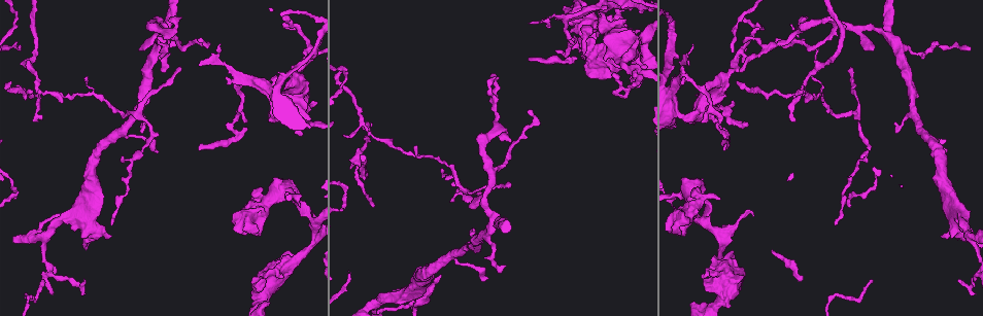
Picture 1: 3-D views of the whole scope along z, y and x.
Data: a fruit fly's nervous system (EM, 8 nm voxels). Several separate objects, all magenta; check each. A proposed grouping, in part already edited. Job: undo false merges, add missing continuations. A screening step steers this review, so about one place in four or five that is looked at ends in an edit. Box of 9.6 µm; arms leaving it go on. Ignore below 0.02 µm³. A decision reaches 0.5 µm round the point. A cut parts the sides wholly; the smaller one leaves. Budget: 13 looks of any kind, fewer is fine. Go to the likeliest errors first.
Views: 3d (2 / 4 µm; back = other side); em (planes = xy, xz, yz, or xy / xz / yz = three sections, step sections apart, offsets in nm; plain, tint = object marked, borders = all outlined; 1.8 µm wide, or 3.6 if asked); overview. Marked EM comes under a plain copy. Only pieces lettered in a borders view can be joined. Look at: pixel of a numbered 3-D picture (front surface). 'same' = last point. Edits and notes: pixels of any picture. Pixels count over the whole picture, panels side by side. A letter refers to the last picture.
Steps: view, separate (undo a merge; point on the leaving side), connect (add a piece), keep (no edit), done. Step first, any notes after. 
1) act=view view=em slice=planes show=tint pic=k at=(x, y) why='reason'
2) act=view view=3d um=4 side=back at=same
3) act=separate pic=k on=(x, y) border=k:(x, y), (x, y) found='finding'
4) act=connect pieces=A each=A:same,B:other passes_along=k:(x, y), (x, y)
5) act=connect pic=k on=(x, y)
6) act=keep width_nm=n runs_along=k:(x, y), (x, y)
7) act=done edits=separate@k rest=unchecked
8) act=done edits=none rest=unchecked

act=view view=3d um=2 pic=1 at=(368, 135) why='arms part here'

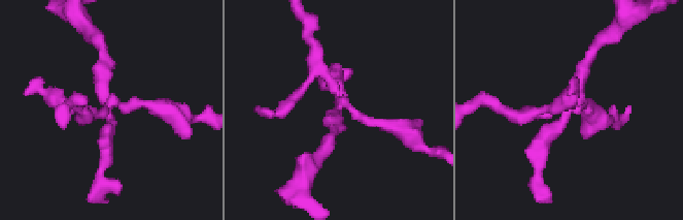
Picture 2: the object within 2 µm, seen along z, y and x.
act=view view=em slice=xz step=16 show=tint pic=2 at=(117, 105)

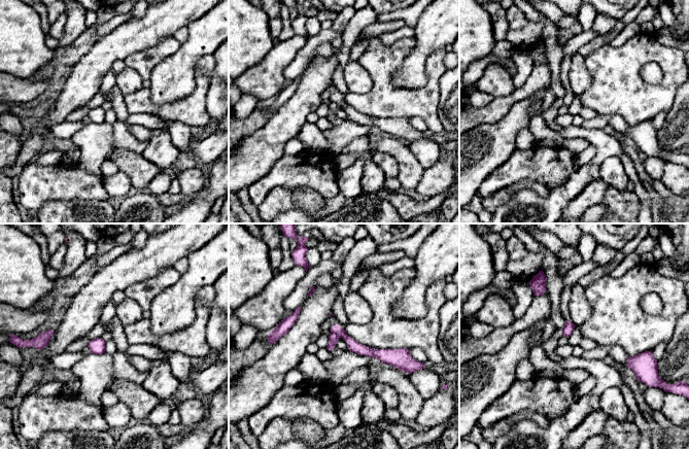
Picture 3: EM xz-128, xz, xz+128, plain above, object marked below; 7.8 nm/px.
act=view view=em slice=planes show=borders at=same

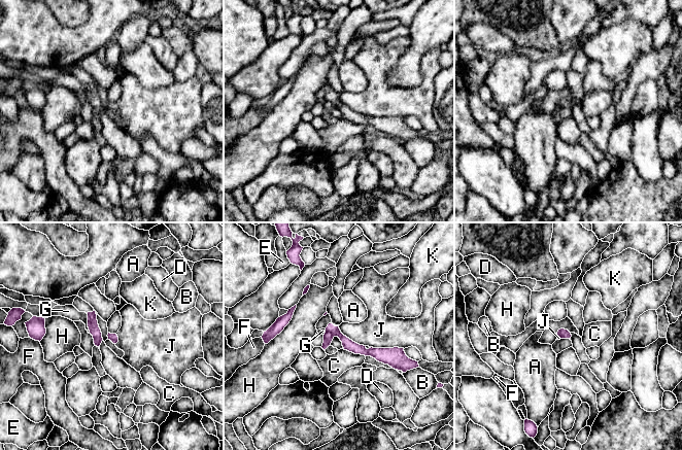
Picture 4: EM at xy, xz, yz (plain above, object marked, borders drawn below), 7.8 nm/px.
act=separate pic=4 on=(349, 345) each=A:other,B:other,C:other,D:other,E:other,F:other,G:other,H:other,J:other,K:other part_leaving=4:(329, 329), (357, 349), (399, 353) found='two neurons meet here'

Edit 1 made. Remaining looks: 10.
act=view view=em slice=planes show=borders pic=1 at=(636, 71) why='sharp bend'

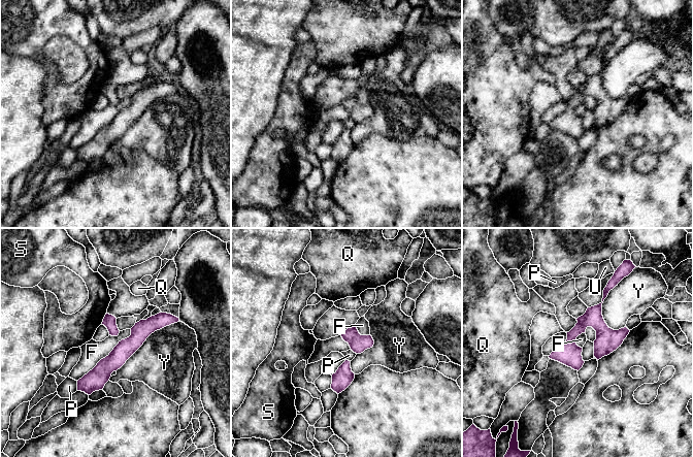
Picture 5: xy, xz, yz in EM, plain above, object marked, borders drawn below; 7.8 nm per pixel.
act=keep width_nm=140 longest_contact=Y:650nm each=F:other,P:other,Q:other,S:other,U:other,Y:other found='continuous, no second neuron'

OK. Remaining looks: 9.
act=view view=3d um=4 pic=1 at=(872, 49) why='branch stops here'

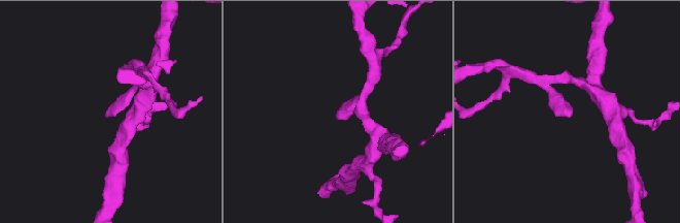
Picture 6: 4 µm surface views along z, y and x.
act=view view=em slice=xy step=4 show=borders pic=6 at=(106, 115) why='shape alone is not enough'

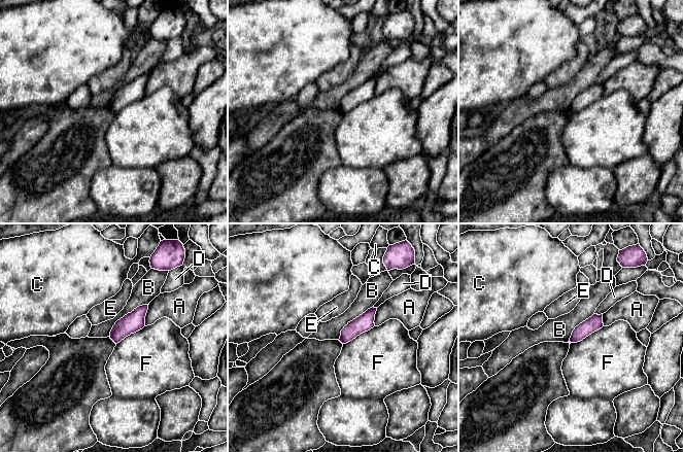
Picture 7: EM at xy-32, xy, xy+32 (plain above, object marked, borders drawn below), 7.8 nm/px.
act=keep each=A:other,B:other,C:other,D:other,E:other,F:other border=7:(147, 304), (121, 317), (108, 336) found='no lettered piece goes on from it'

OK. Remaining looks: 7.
act=view view=3d um=4 pic=1 at=(749, 125)

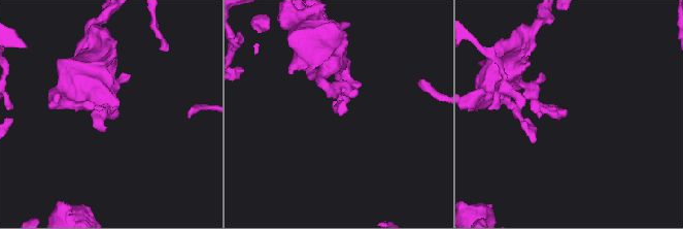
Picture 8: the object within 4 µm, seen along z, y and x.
act=view view=em slice=xy step=16 show=borders pic=8 at=(566, 110)

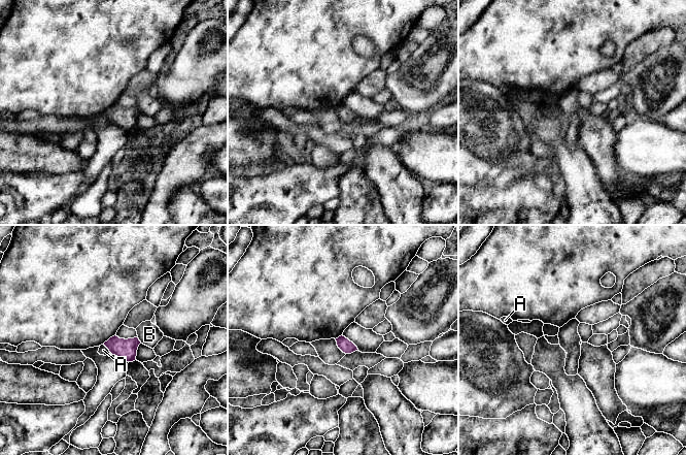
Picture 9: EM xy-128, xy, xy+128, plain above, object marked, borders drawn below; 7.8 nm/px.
act=keep width_nm=110 longest_contact=A:100nm each=A:other,B:other found='none of them fits'

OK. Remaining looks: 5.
act=view view=em slice=planes show=borders pic=1 at=(165, 71) why='thin end'

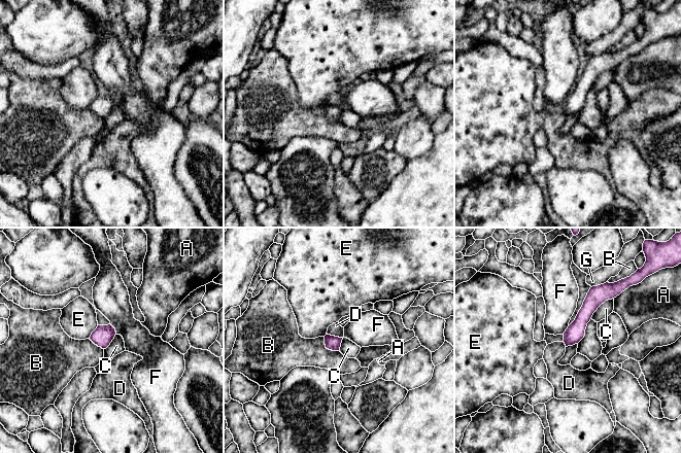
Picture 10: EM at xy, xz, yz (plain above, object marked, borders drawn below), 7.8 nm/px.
act=keep width_nm=120 each=A:other,B:other,C:other,D:other,E:other,F:other,G:other border=10:(613, 298), (605, 301), (590, 318) found='none of them fits'

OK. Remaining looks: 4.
act=done edits=separate@4 rest=unchecked

